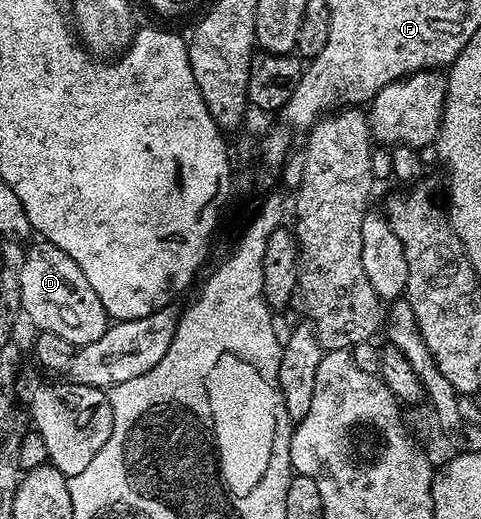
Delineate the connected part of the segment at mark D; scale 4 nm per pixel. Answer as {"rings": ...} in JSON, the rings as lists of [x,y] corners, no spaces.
{"rings":[[[47,240],[37,243],[27,247],[22,264],[22,310],[34,320],[37,331],[55,332],[77,348],[98,340],[110,325],[98,292],[90,288],[90,280],[82,276],[82,268],[78,268],[62,248]]]}

